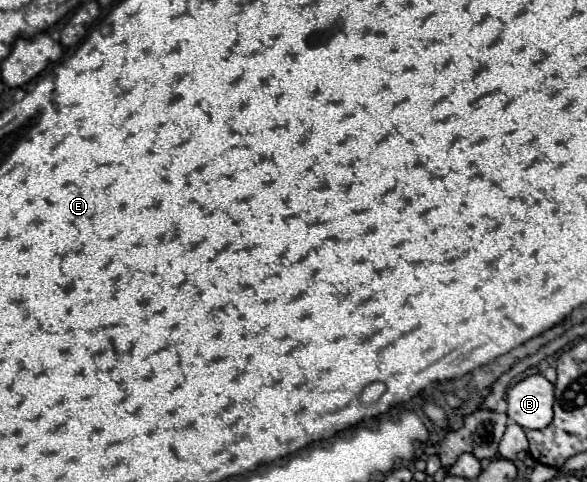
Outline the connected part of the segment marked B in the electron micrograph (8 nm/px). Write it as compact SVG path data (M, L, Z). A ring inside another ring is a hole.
M528 375L506 393L508 417L524 429L544 429L552 421L554 385L544 375Z

